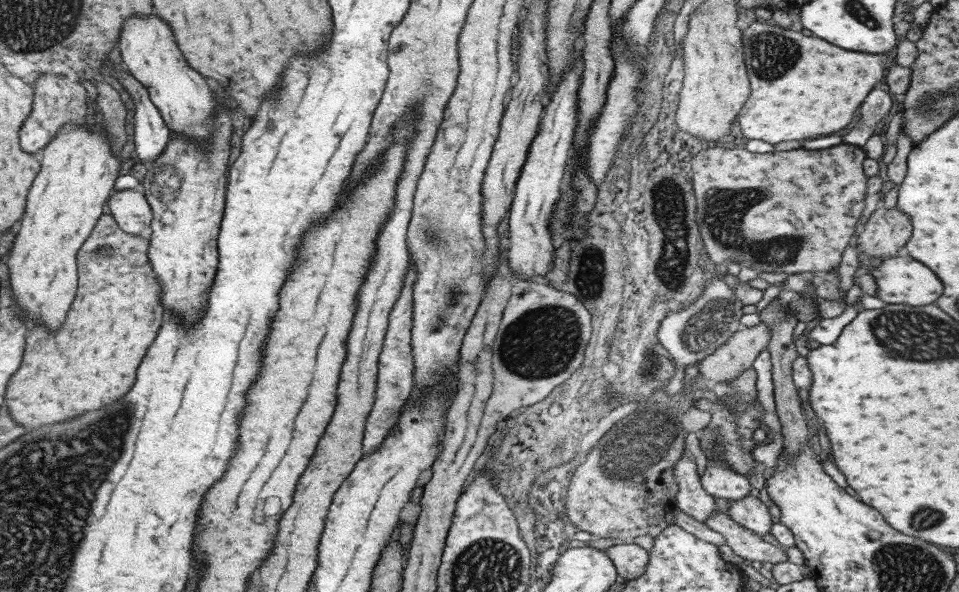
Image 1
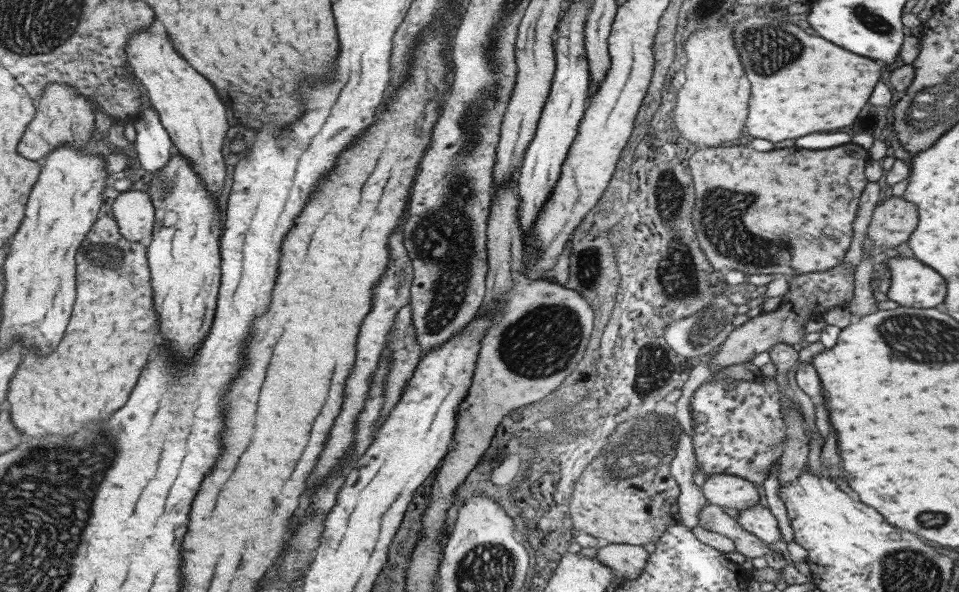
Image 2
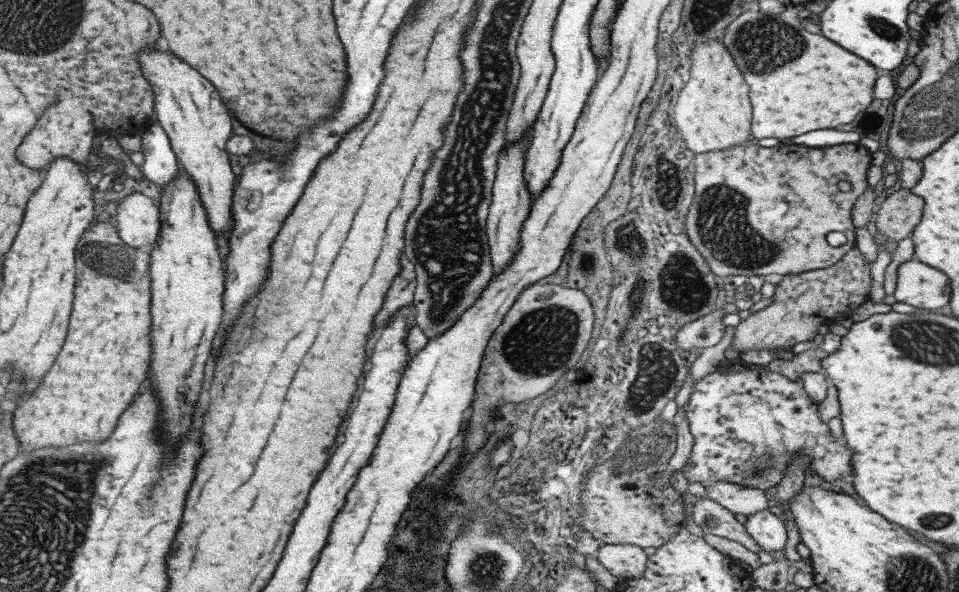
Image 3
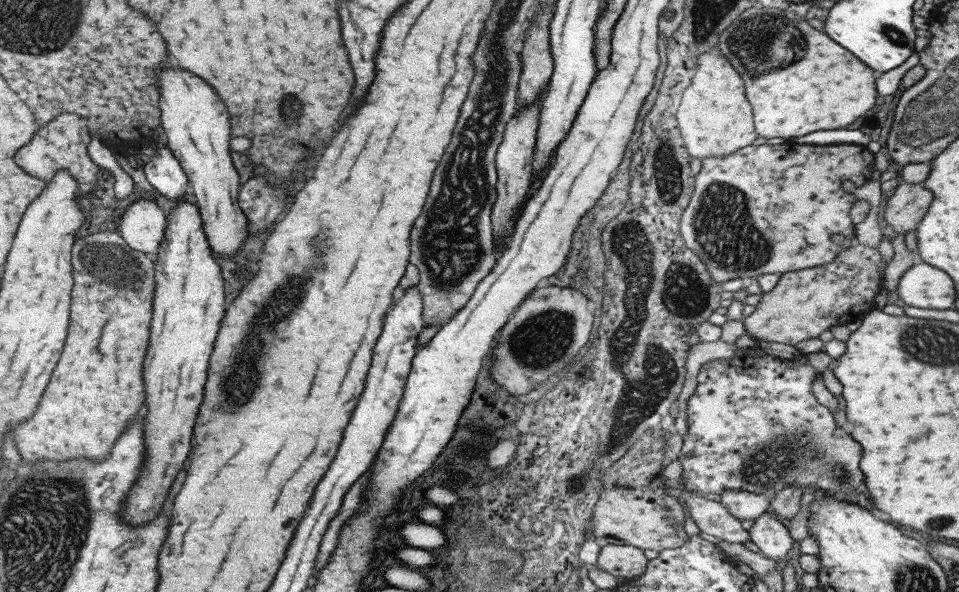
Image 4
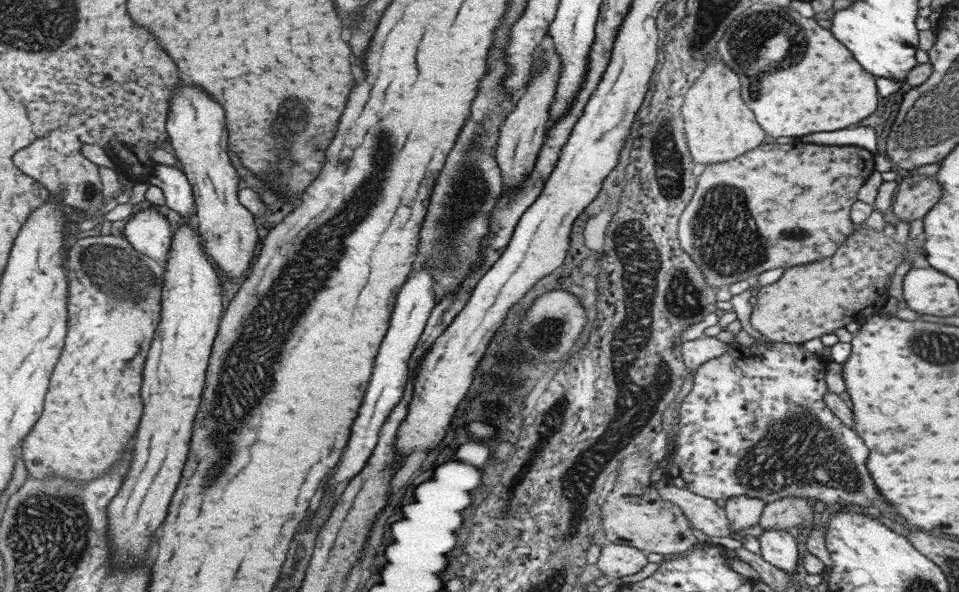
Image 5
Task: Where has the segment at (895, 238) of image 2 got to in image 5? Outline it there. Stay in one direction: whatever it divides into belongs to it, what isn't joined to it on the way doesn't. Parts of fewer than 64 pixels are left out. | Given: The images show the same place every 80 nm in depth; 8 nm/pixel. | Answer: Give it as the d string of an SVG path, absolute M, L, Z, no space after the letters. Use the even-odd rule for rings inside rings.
M910 174L897 183L890 210L897 221L909 223L921 218L939 196L941 188L937 182L920 174Z

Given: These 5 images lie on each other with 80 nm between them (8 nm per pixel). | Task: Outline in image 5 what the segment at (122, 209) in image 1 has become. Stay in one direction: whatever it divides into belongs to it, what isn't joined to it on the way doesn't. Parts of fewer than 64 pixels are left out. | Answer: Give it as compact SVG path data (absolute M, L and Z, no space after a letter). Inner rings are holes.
M146 205L145 209L131 217L125 225L124 234L138 251L161 264L168 263L169 253L175 244L175 233L171 222L153 206Z

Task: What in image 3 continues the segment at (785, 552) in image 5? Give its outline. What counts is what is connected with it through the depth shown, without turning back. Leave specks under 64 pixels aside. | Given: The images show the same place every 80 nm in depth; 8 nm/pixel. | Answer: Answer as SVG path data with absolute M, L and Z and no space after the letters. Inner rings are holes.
M765 508L752 515L747 515L743 525L761 550L768 553L783 548L786 538L783 524L783 521Z

